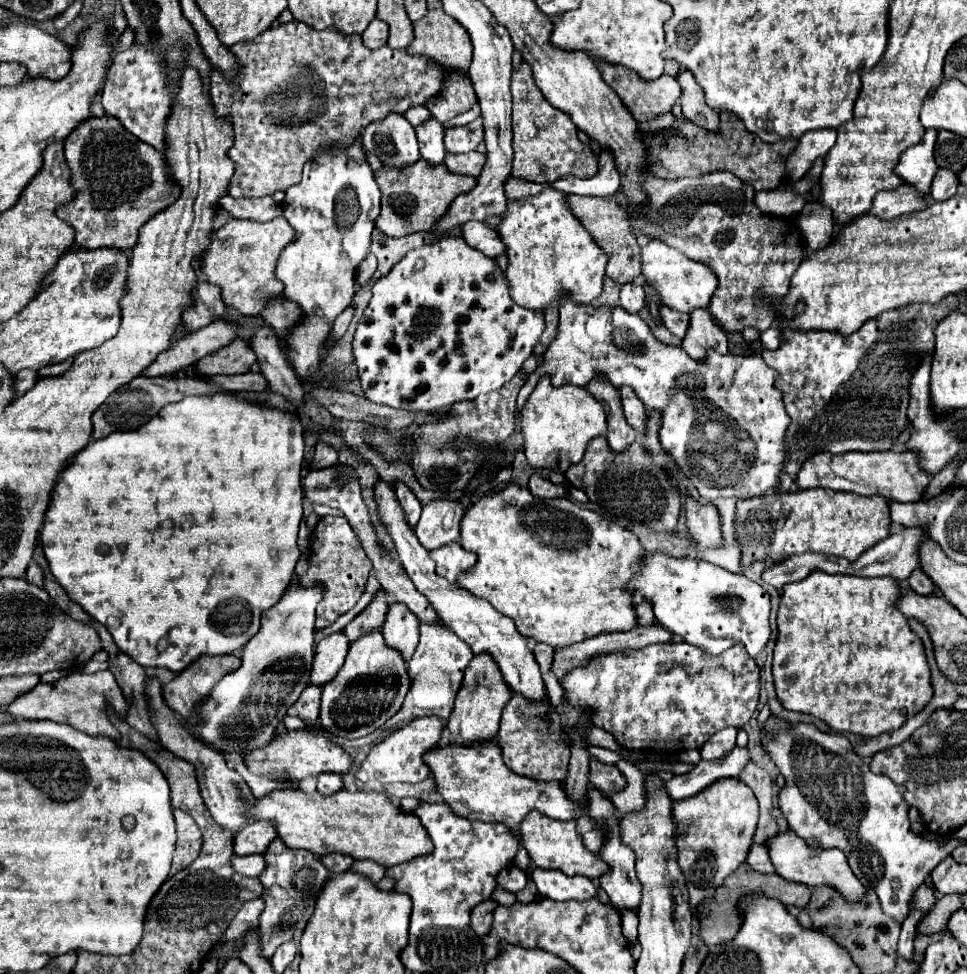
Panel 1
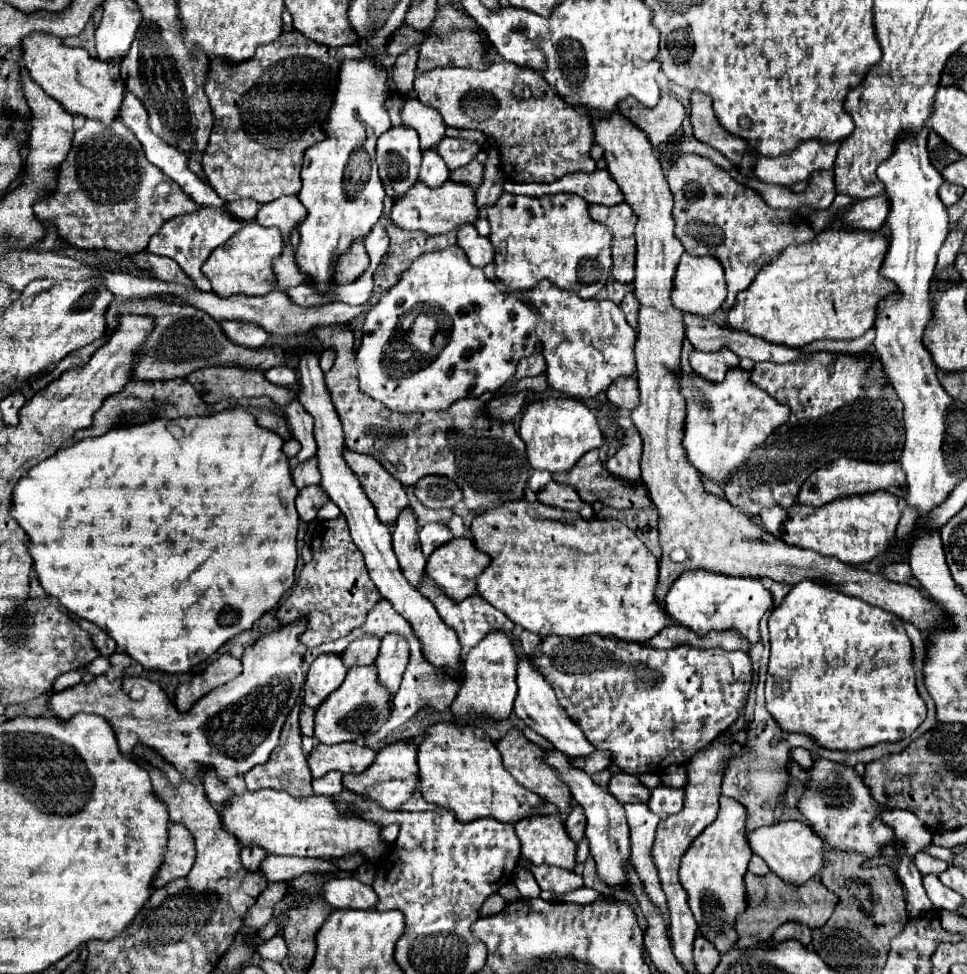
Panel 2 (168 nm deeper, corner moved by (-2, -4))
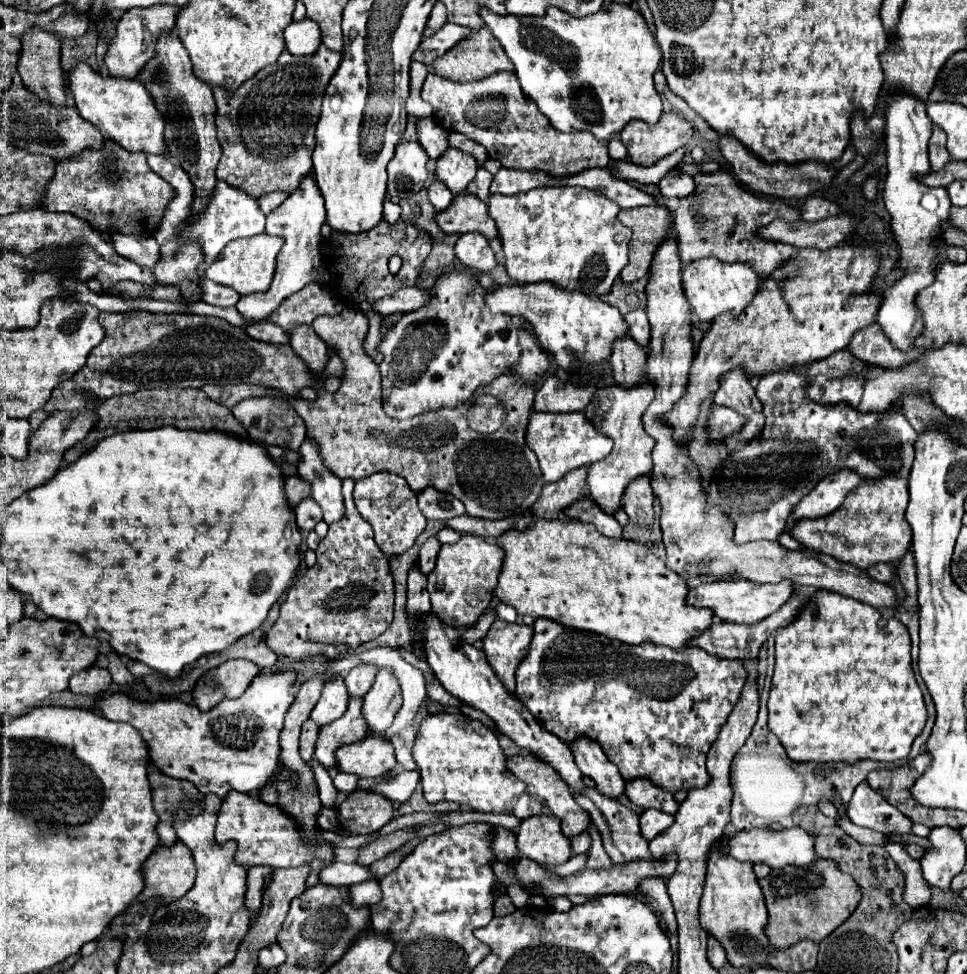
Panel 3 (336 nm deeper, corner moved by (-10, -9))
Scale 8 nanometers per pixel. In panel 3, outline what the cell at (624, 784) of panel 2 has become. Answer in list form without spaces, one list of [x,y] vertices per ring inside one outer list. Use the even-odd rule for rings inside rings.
[[[639,777],[637,781],[627,781],[625,783],[625,795],[629,797],[629,801],[641,809],[659,809],[665,813],[677,813],[679,805],[673,799],[671,793],[659,789],[657,785],[651,785],[651,781]]]

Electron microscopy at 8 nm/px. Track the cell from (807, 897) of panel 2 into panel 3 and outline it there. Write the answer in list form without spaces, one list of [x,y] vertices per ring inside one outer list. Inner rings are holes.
[[[817,859],[807,869],[773,869],[769,877],[759,879],[759,885],[763,889],[769,911],[765,933],[771,945],[777,949],[785,949],[801,939],[811,939],[815,943],[823,941],[855,911],[861,899],[857,883],[847,873],[841,873],[835,863],[827,859]]]

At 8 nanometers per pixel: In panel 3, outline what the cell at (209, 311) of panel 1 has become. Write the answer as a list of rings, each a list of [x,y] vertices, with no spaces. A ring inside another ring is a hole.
[[[115,233],[111,239],[115,251],[127,257],[129,261],[135,261],[137,265],[143,265],[151,271],[159,263],[159,245],[155,243],[153,237],[129,237],[129,235]]]

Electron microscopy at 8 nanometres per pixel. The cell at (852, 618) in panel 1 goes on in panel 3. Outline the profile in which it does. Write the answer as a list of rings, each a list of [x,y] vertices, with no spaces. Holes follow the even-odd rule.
[[[817,591],[787,627],[777,629],[769,729],[779,737],[793,761],[897,761],[909,755],[911,743],[923,731],[925,721],[923,693],[911,669],[909,633],[895,617],[893,621],[883,621],[881,611],[871,605],[839,593]]]

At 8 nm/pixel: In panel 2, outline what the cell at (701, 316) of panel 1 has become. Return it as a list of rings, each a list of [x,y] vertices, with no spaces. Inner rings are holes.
[[[723,348],[719,352],[699,352],[693,350],[689,354],[689,362],[691,368],[707,382],[721,382],[725,378],[725,374],[729,372],[729,368],[737,368],[739,366],[739,356],[735,356],[731,350]]]

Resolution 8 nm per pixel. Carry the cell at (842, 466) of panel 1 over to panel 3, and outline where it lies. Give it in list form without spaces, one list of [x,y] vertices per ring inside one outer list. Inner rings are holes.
[[[843,469],[839,473],[831,473],[831,477],[823,477],[823,481],[819,481],[819,485],[815,485],[811,489],[811,493],[795,507],[795,519],[803,519],[803,517],[825,517],[829,513],[833,513],[835,509],[841,507],[845,495],[859,487],[865,479],[859,477],[855,471]]]

